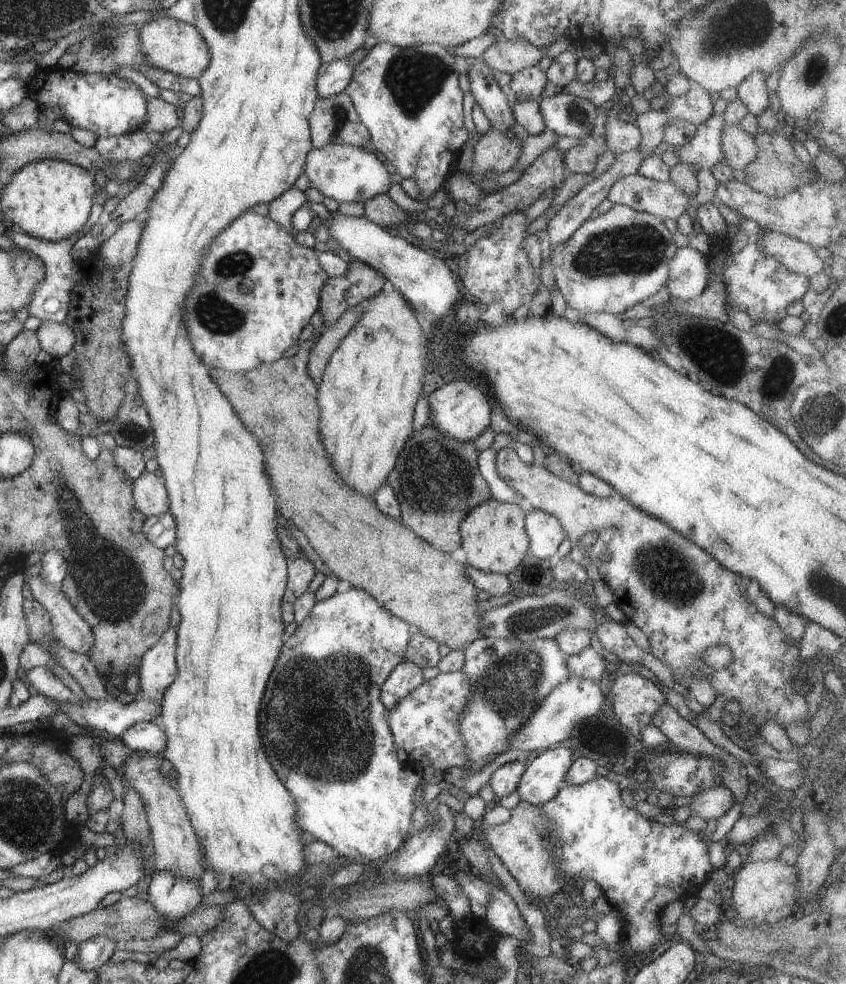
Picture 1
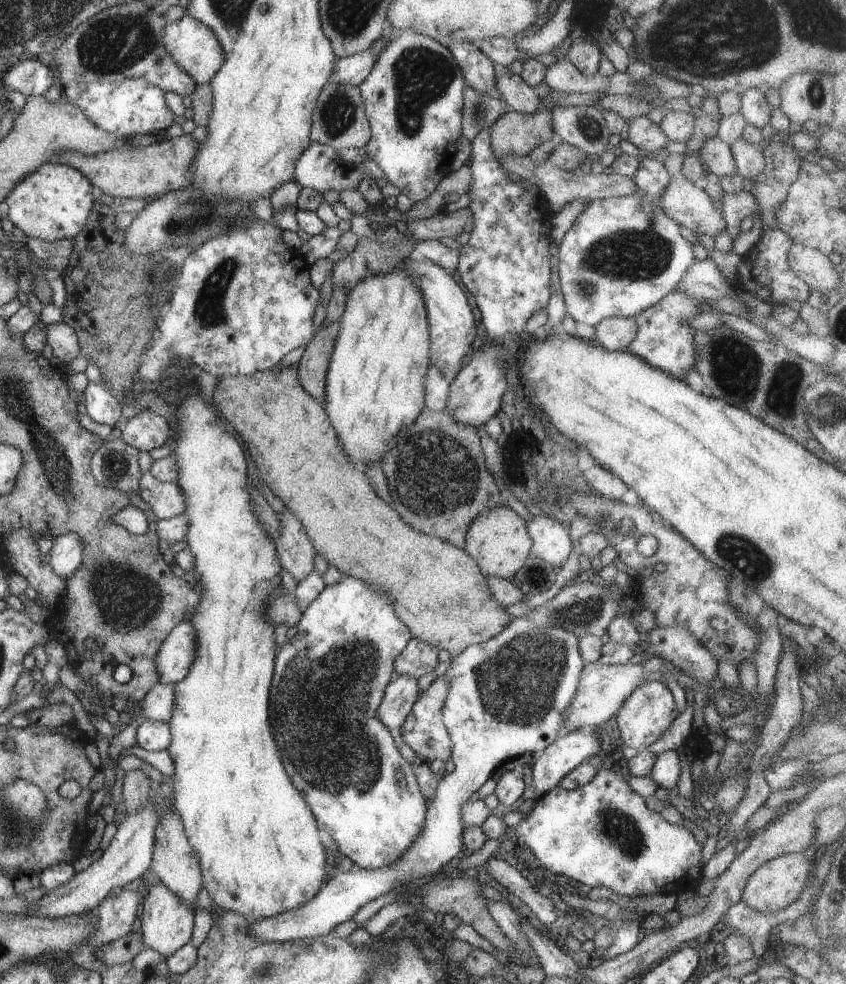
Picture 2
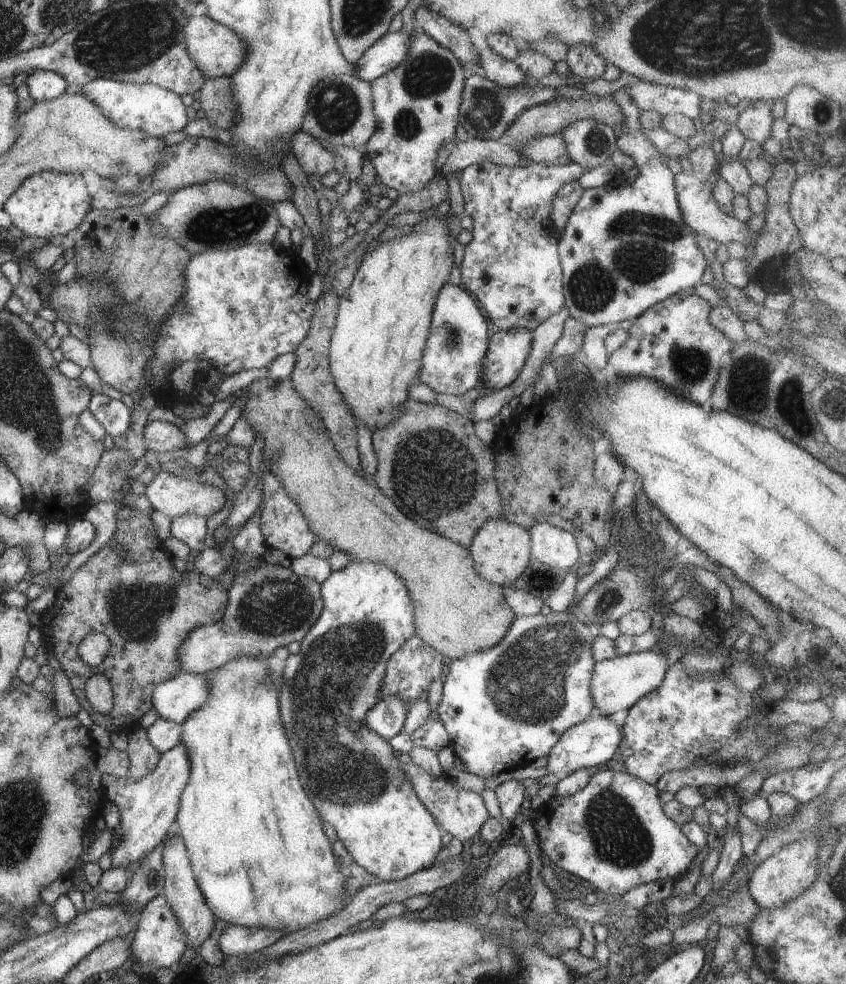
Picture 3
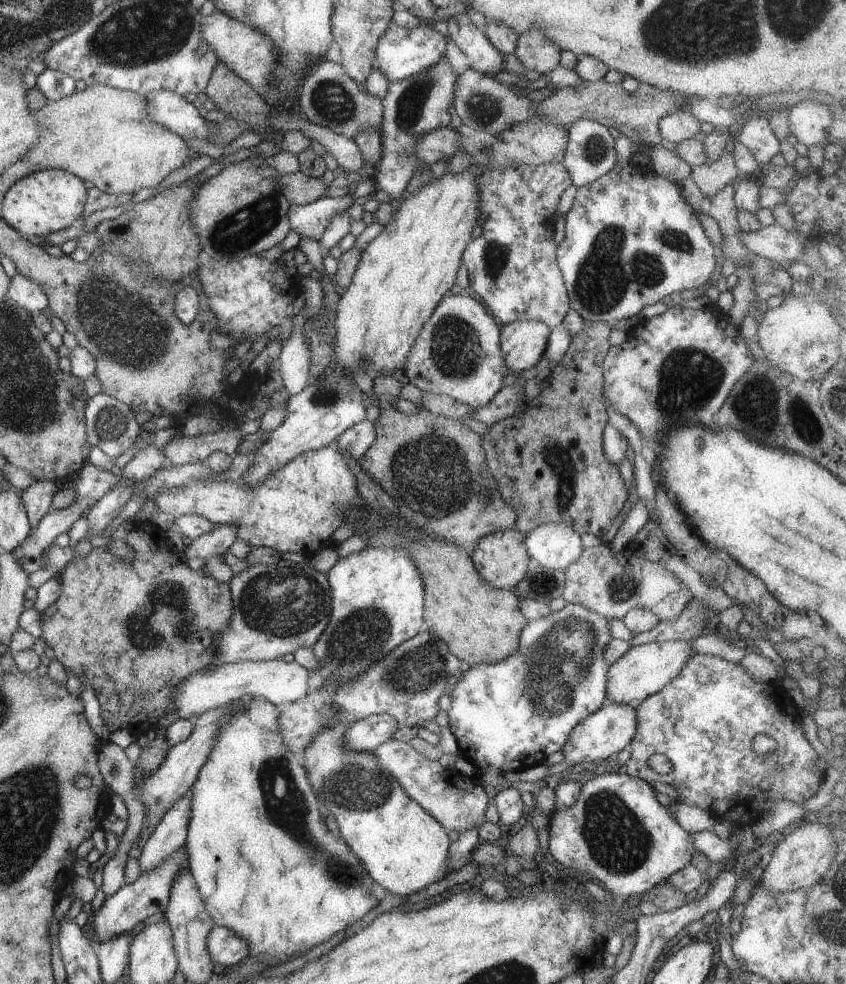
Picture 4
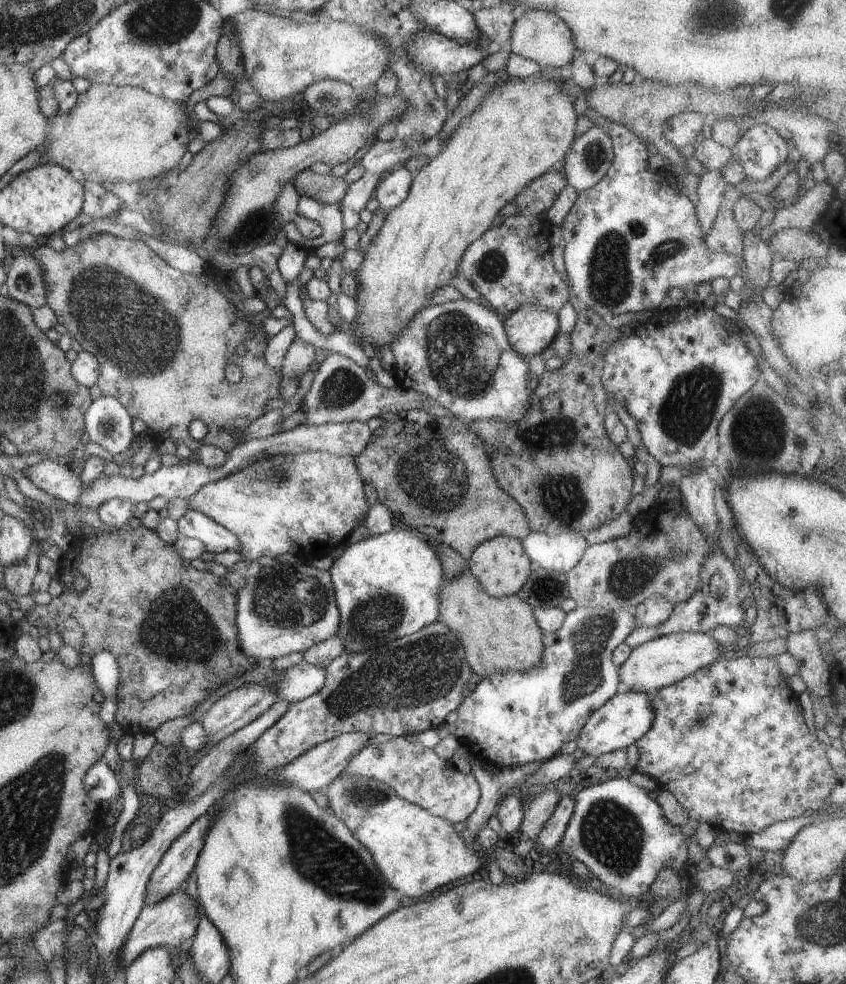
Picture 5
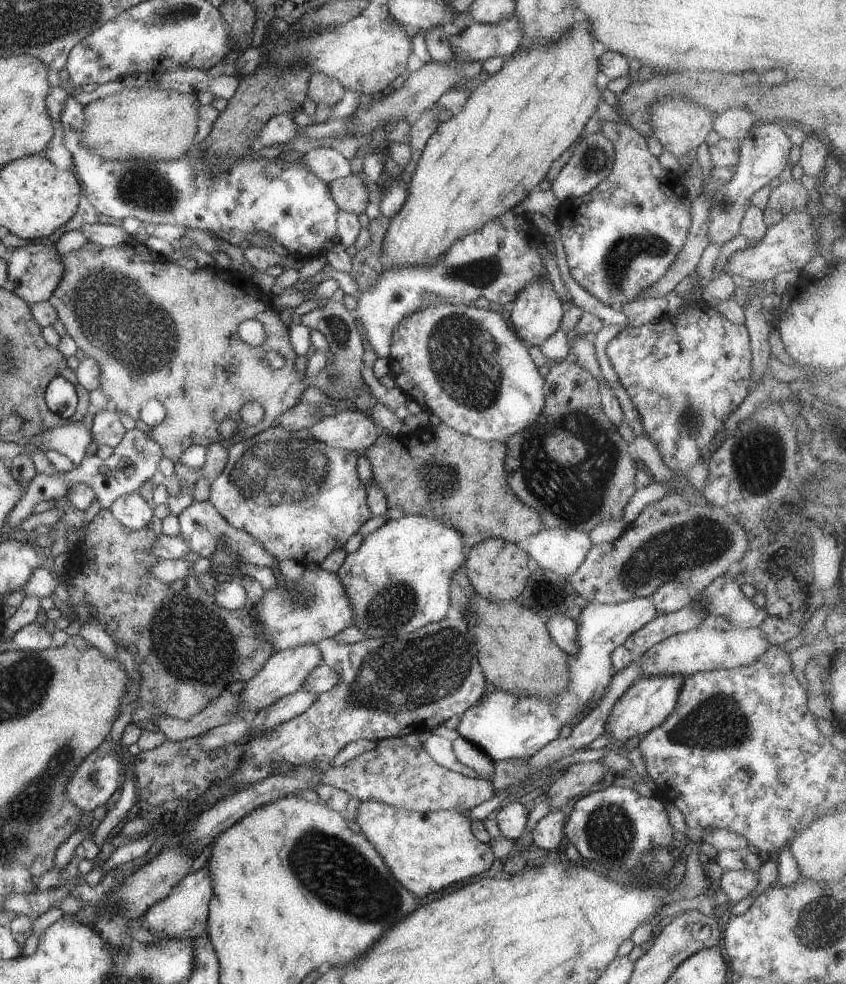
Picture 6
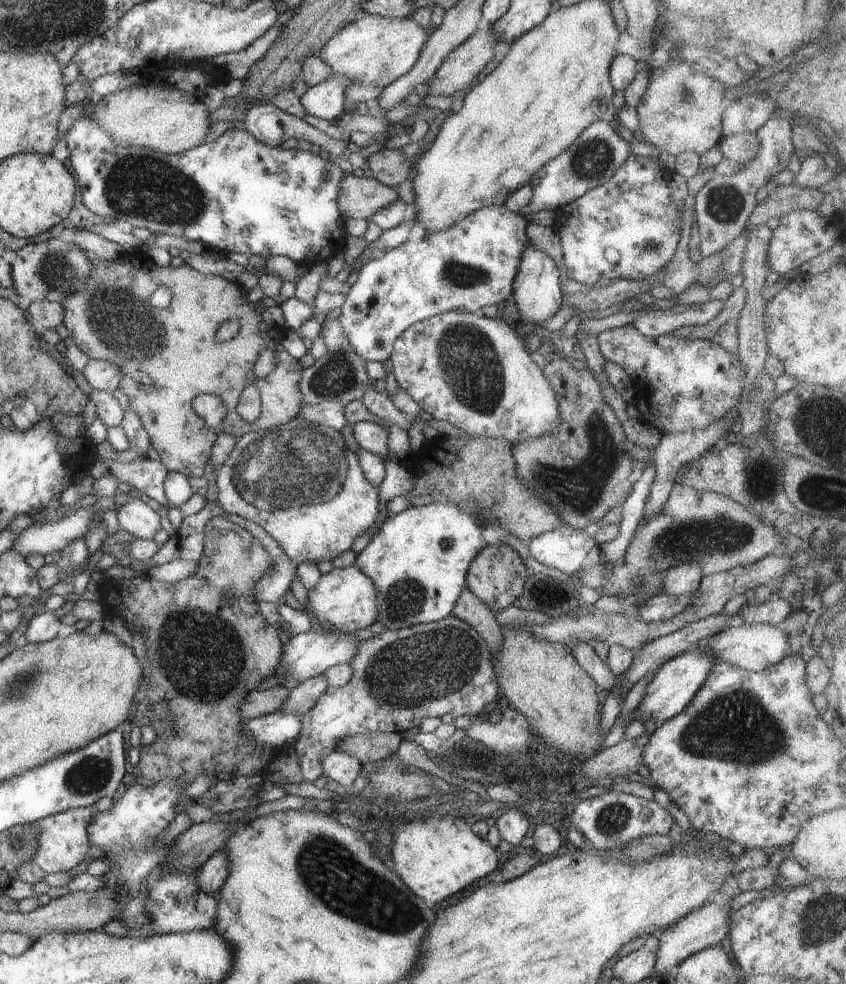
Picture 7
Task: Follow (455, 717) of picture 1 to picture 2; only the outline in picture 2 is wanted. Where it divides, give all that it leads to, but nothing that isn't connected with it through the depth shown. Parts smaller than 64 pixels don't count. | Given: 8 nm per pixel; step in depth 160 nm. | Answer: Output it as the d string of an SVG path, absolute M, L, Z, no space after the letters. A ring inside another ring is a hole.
M444 675L436 677L429 688L418 695L410 714L400 728L403 741L414 750L416 756L430 764L434 762L445 764L451 760L453 742L442 716L442 707L448 693L449 682L447 678Z

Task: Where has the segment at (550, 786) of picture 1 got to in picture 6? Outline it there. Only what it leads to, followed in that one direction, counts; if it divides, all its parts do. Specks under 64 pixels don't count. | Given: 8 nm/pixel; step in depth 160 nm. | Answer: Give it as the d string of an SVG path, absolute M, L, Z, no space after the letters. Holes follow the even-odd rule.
M682 675L638 678L635 684L626 689L625 693L614 703L608 715L603 736L608 734L610 738L617 740L616 745L619 745L632 736L642 737L654 727L660 726L674 710L685 678Z

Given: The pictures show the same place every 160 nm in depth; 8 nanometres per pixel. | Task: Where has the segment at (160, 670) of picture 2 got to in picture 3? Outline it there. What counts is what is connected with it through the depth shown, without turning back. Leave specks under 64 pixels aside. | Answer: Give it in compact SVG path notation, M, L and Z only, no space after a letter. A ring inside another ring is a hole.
M262 563L252 570L238 573L227 591L228 602L223 617L189 632L186 641L178 649L178 660L185 673L205 675L219 669L229 660L238 657L270 657L279 646L287 646L292 641L301 642L311 626L318 620L323 609L321 586L312 579L299 577L290 568Z

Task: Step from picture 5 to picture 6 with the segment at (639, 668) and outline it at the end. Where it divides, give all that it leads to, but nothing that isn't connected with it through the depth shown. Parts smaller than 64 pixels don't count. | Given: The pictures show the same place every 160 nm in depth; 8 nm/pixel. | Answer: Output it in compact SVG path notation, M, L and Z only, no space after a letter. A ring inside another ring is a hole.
M703 624L689 631L674 634L662 642L651 646L644 654L636 657L634 662L641 668L640 677L657 677L662 675L692 676L702 671L716 669L733 669L754 662L770 646L763 630L758 627L747 629L732 628L719 631L705 627Z

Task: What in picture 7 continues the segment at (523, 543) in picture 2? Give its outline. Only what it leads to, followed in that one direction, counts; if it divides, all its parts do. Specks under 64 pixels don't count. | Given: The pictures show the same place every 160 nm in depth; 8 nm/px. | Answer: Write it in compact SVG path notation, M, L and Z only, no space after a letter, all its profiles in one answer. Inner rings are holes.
M506 544L488 545L470 563L466 574L466 587L492 610L498 613L522 596L528 569L518 552Z

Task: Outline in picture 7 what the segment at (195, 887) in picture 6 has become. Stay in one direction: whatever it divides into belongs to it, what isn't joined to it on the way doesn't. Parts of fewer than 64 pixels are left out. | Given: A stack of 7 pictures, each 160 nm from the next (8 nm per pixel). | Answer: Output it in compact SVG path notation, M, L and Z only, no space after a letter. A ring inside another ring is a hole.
M217 850L197 870L197 885L206 894L218 893L229 874L229 860L224 850Z

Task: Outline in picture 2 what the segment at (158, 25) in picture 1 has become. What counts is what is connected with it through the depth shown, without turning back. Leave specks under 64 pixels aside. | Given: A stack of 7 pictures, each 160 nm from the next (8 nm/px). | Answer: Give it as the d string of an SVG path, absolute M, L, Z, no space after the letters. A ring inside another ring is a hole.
M188 14L177 21L167 22L163 30L162 44L165 52L170 55L178 66L182 67L198 85L209 84L210 79L220 70L225 59L225 52L222 50L213 30L210 30L198 19Z

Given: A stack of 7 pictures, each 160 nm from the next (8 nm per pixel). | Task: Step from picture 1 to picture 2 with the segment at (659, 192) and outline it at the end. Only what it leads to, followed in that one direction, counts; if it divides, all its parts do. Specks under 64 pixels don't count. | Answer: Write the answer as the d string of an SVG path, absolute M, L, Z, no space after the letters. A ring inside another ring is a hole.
M505 155L498 159L502 168L506 171L513 172L518 176L522 176L529 183L534 183L542 188L542 193L549 201L549 207L555 214L562 210L565 204L571 203L576 199L602 200L612 197L626 197L634 194L637 190L637 184L634 179L622 178L619 174L611 173L586 173L585 175L577 175L571 171L563 171L554 166L554 163L548 159L541 166L533 164L530 156L519 157L514 155ZM681 174L672 176L669 185L661 194L659 206L665 215L675 220L679 225L690 228L692 232L696 232L698 235L706 234L706 236L714 238L726 229L721 207L714 204L704 189L696 187L692 181L685 179Z

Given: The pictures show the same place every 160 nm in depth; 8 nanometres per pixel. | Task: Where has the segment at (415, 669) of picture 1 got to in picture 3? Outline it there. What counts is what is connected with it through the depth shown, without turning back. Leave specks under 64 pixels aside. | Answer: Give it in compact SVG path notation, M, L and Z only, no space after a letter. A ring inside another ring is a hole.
M382 697L366 713L365 723L370 730L389 741L402 731L408 711L407 704L400 697Z

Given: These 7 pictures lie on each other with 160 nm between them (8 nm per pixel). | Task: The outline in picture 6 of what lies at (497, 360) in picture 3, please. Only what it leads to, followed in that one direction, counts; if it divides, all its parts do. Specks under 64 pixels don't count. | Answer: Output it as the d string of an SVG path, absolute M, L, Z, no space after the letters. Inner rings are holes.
M547 274L538 283L530 283L518 293L513 310L510 312L510 324L517 337L522 339L526 346L540 346L559 329L565 310Z

